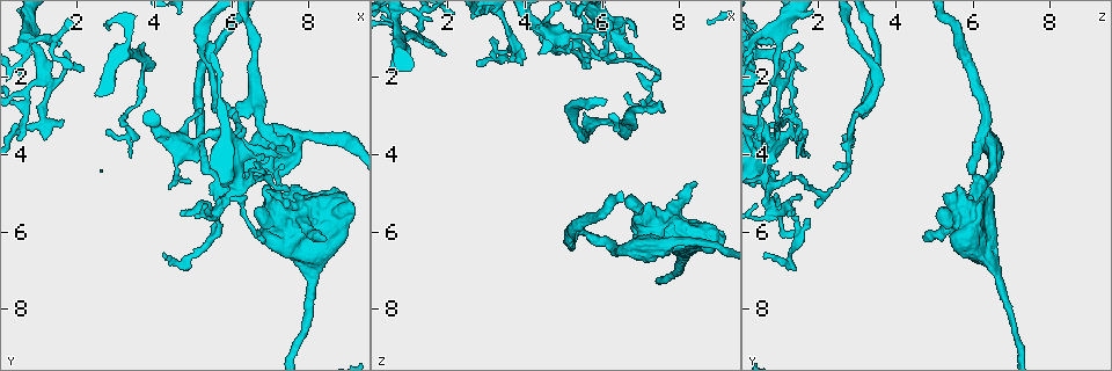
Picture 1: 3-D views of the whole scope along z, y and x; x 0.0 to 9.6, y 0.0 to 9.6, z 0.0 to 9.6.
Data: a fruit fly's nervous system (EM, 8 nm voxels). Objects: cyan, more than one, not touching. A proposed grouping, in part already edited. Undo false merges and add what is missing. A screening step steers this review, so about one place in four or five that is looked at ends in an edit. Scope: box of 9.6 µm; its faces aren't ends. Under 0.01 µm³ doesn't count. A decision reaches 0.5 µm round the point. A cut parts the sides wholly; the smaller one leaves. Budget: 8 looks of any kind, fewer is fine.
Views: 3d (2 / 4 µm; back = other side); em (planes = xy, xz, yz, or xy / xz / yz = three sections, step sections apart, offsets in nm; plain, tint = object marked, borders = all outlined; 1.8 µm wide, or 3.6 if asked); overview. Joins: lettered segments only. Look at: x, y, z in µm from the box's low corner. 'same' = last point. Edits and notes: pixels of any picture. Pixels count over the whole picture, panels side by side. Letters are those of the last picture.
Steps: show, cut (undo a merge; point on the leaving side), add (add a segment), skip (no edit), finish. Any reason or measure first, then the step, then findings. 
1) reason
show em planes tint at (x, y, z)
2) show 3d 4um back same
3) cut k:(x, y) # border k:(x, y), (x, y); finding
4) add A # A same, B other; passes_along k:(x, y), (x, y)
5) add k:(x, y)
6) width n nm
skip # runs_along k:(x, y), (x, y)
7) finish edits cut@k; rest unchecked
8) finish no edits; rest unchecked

show em xy step 16 tint at (6.85, 4.05, 0.70)

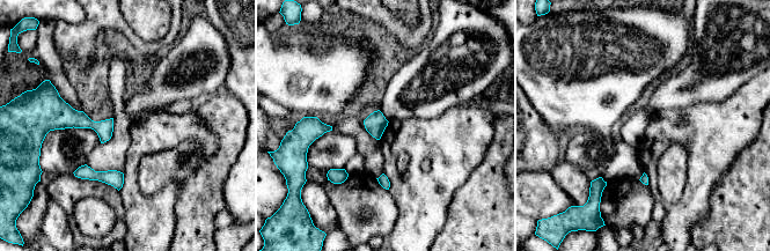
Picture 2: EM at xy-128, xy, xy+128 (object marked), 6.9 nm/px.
show em planes borders same

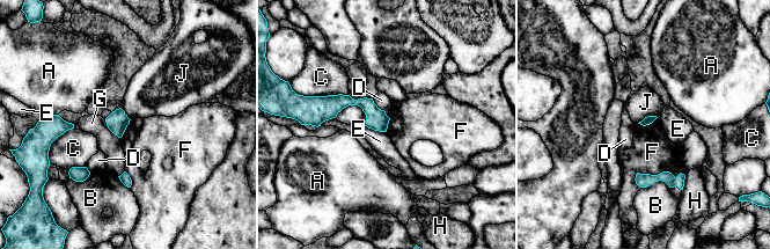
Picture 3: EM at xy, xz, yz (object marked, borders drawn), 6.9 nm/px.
skip # A other, B other, C other, D other, E other, F other, G other, H other, J other; runs_along 3:(317, 115), (362, 102), (386, 121); none of them fits

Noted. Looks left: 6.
show em planes tint at (4.80, 3.80, 0.80)

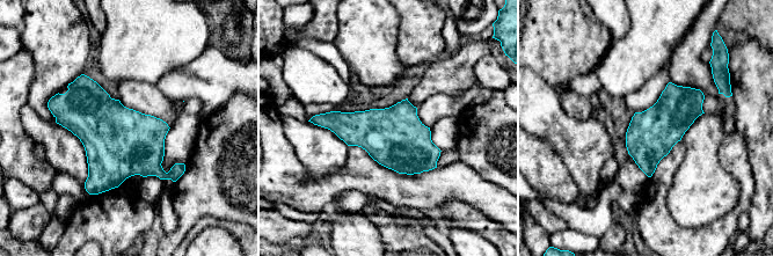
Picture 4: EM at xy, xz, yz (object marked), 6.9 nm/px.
see the neighbours
show em planes borders same

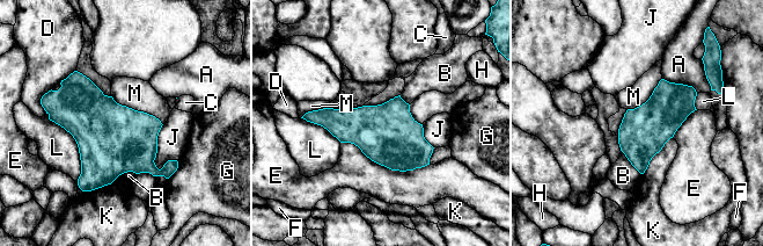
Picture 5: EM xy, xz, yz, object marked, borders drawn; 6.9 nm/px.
longest_contact E 650 nm
skip # A other, B other, C other, D other, E other, F other, G other, H other, J other, K other, L other, M other; border 5:(111, 95), (162, 124); one neuron here

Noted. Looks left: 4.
two arms at a narrow angle
show 3d 4um back at (1.05, 1.70, 0.95)

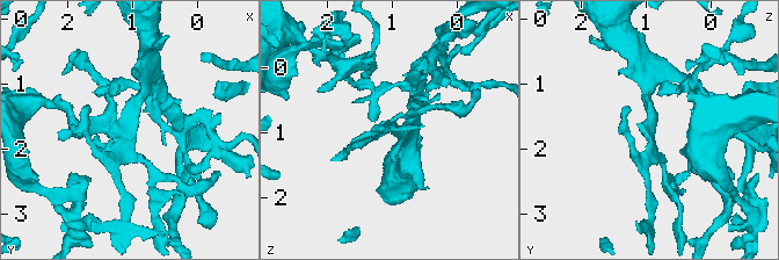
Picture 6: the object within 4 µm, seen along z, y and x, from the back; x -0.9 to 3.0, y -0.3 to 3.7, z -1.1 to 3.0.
show em xz step 8 borders at (1.05, 1.75, 0.95)

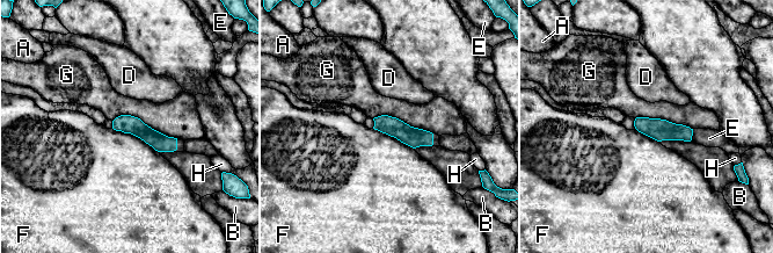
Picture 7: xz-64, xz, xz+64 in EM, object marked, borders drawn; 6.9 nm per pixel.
skip # A other, B other, D other, E other, F other, G other, H other; border 7:(112, 128), (139, 137), (158, 152); one neuron here

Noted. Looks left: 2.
finish no edits; rest unchecked

